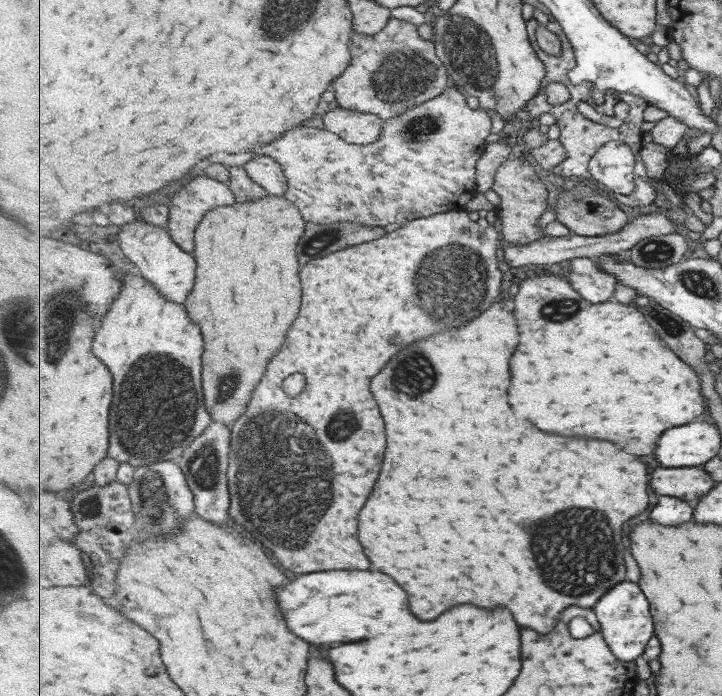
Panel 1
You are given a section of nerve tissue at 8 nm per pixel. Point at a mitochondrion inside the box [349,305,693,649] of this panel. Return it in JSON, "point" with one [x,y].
{"point":[562,544]}

